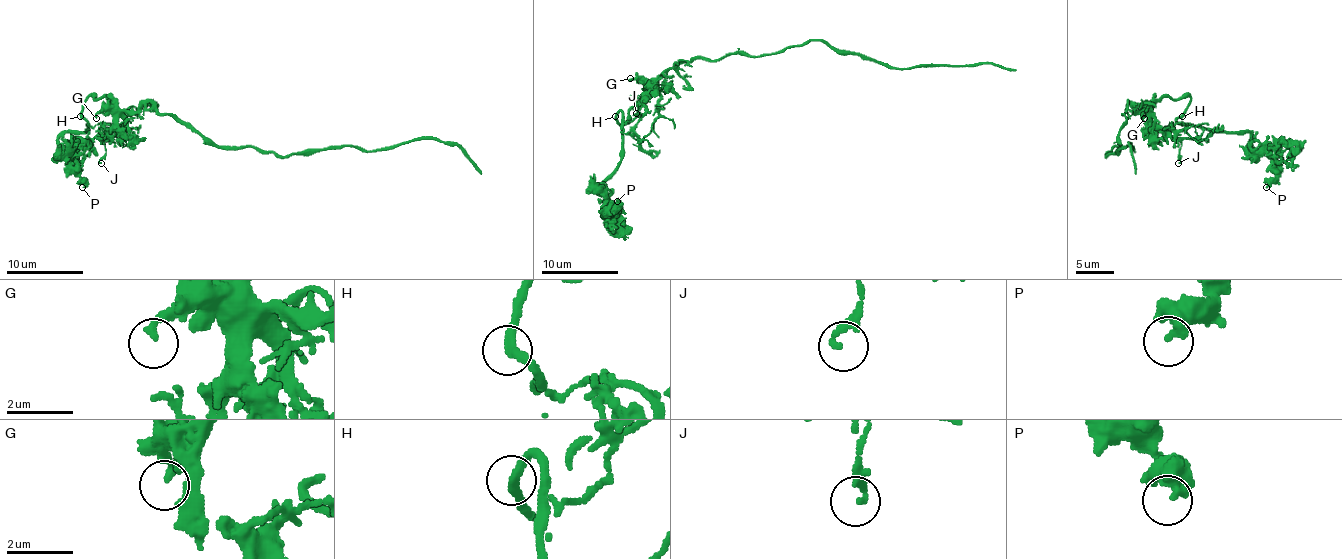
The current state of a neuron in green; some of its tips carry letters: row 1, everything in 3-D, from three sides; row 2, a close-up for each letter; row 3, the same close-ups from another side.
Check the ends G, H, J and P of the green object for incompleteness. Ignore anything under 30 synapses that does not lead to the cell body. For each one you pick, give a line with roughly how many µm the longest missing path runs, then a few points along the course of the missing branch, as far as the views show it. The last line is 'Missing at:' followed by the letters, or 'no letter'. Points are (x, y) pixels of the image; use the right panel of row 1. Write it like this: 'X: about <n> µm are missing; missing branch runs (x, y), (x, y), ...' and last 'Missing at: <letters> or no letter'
Missing at: no letter

